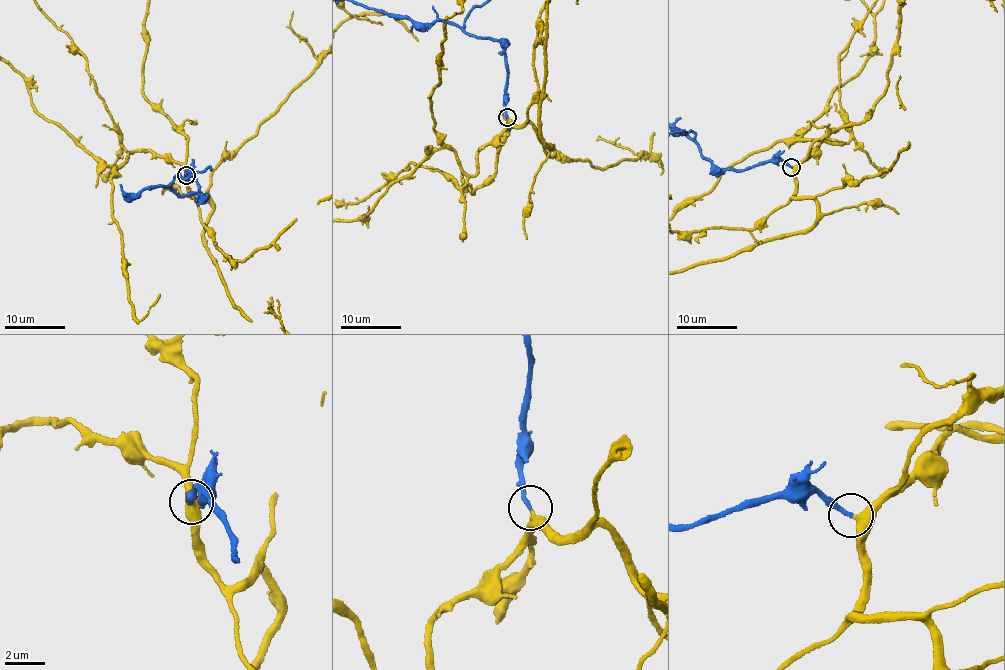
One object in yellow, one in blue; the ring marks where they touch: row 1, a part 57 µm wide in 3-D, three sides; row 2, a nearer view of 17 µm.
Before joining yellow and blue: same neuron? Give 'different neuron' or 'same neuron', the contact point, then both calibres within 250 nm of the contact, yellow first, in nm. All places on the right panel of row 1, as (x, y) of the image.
same neuron; place (791, 167); calibres 360 and 220 nm

